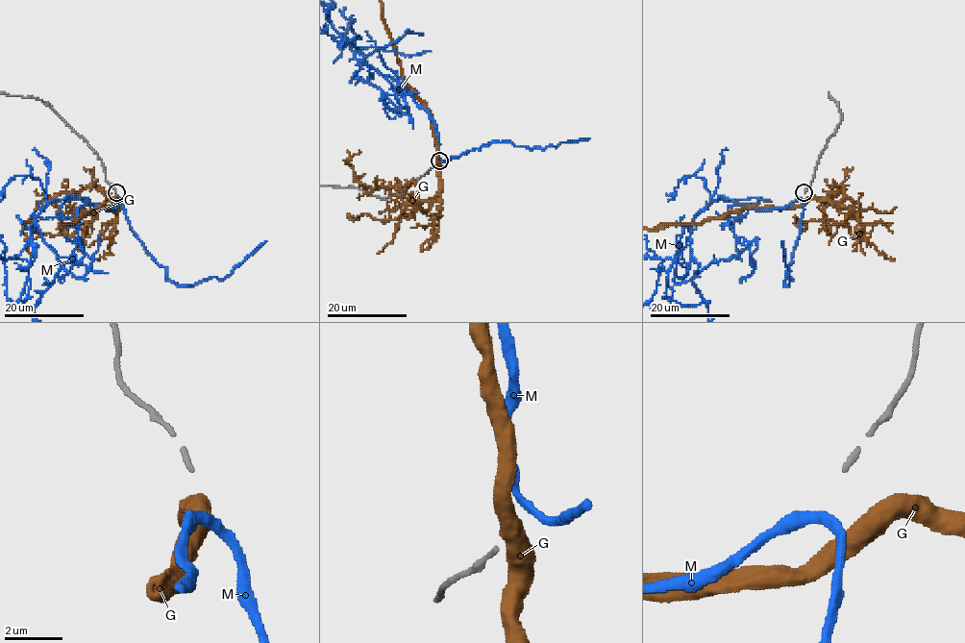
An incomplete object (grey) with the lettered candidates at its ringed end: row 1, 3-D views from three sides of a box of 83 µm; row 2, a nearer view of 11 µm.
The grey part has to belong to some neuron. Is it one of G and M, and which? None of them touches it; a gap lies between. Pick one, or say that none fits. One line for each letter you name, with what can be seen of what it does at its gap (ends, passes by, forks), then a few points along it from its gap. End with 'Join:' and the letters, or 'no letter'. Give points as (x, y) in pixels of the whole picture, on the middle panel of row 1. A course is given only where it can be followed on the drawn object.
M: it passes by | via (440, 159), (434, 122), (402, 85), (407, 111), (397, 109), (397, 76), (377, 50), (350, 81)
Join: M

